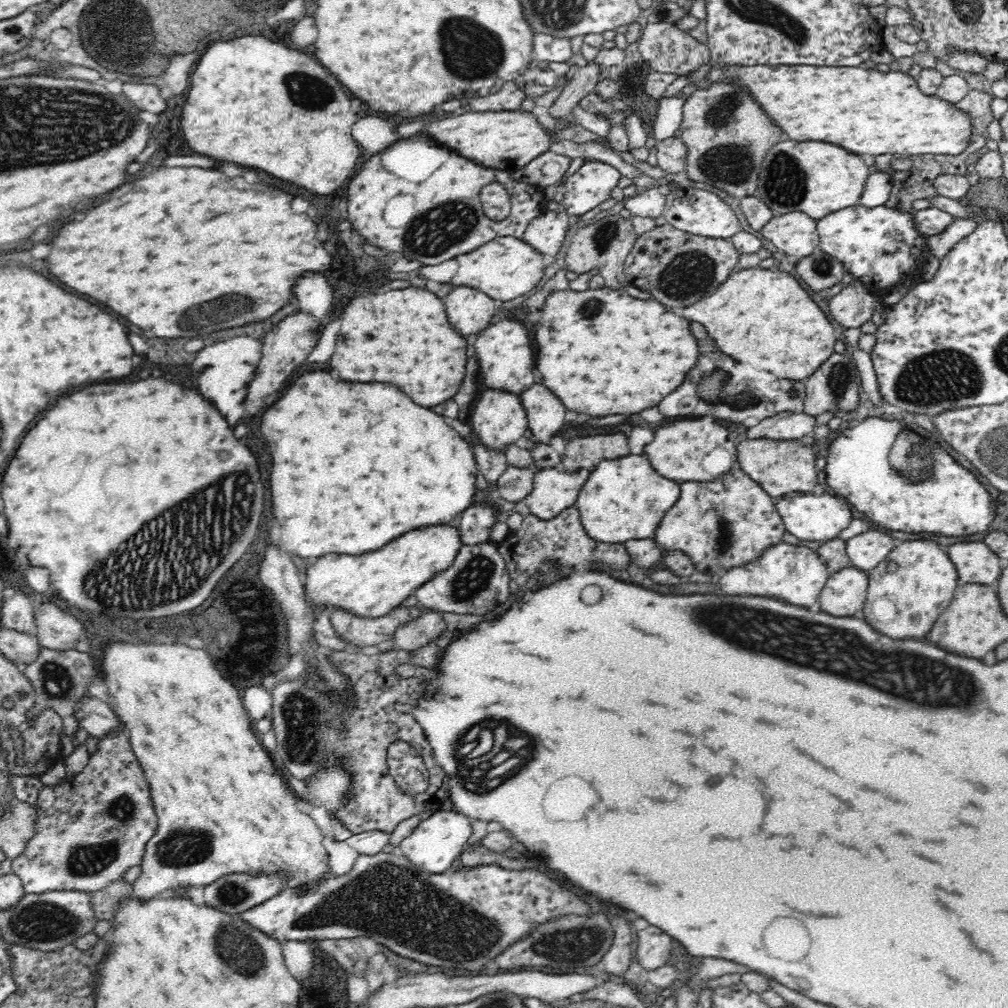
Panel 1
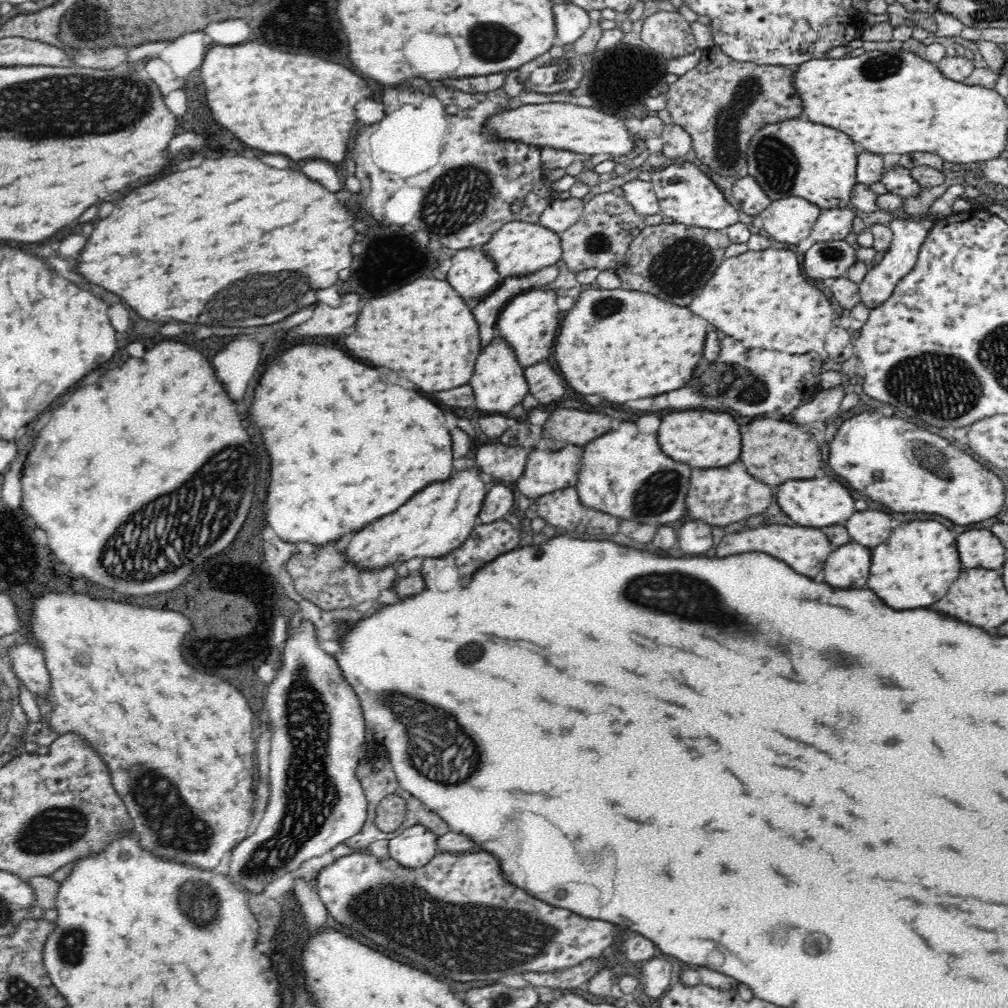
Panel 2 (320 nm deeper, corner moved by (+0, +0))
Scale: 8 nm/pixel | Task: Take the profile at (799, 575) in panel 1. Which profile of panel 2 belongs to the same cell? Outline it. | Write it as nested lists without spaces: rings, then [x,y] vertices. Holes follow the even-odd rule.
[[[777,522],[726,532],[720,538],[720,543],[718,548],[716,548],[716,556],[722,558],[722,556],[728,556],[728,554],[742,554],[742,552],[766,552],[766,554],[786,562],[786,565],[794,569],[798,574],[814,578],[824,568],[826,559],[836,548],[838,546],[832,544],[829,537],[820,528],[802,526],[800,524],[790,526],[778,524]]]

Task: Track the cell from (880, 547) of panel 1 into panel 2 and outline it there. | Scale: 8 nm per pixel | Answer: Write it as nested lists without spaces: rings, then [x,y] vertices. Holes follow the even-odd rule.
[[[867,508],[860,512],[854,512],[844,525],[851,540],[872,548],[890,536],[894,522],[892,522],[892,516]]]

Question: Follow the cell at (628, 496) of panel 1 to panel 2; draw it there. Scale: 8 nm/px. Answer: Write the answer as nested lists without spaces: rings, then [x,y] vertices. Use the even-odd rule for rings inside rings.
[[[620,422],[616,430],[584,444],[577,488],[584,507],[640,524],[676,522],[686,512],[686,492],[692,468],[660,450],[656,434],[642,434],[634,422]]]

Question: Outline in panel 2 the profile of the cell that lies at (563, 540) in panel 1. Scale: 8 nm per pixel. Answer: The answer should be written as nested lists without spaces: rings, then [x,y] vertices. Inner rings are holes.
[[[575,486],[539,496],[525,514],[529,519],[540,516],[565,534],[576,531],[588,538],[618,532],[618,518],[589,506],[584,507]]]

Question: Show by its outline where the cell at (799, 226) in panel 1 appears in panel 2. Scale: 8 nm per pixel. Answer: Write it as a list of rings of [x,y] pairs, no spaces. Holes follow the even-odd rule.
[[[799,196],[773,200],[761,212],[759,224],[764,230],[786,244],[797,244],[812,230],[820,212],[819,206]]]

